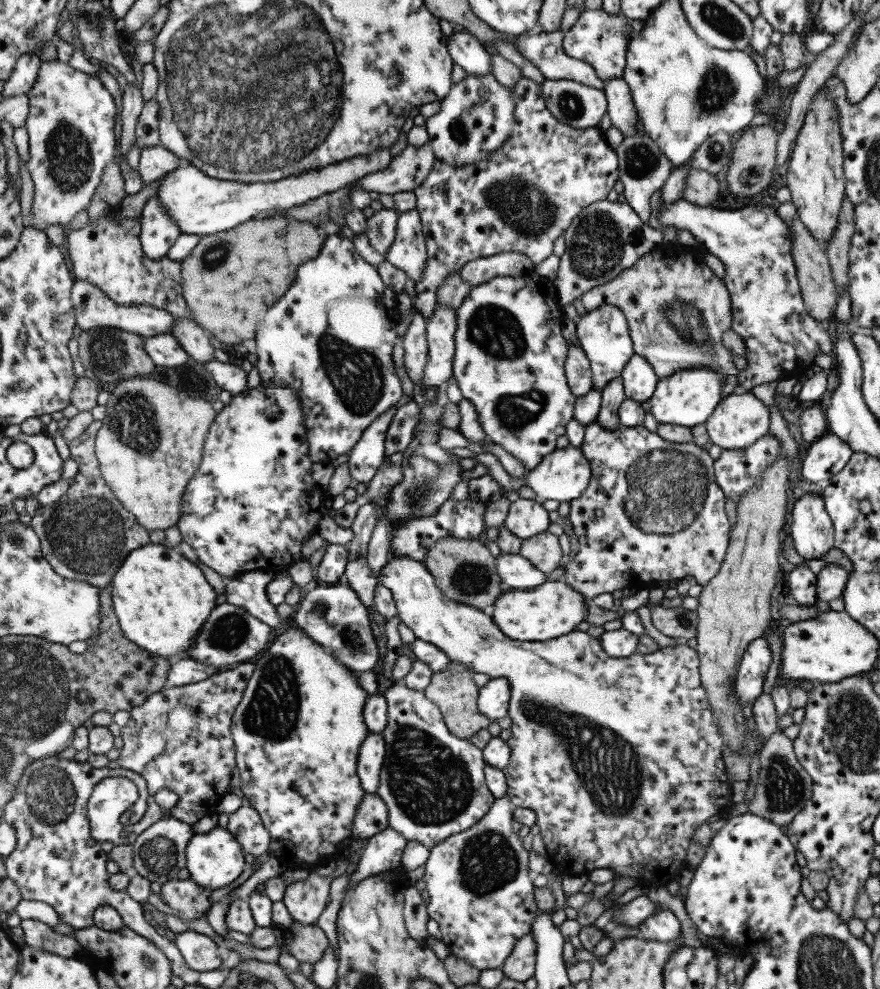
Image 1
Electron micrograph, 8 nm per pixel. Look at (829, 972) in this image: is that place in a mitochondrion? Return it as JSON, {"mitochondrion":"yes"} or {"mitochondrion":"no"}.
{"mitochondrion":"yes"}

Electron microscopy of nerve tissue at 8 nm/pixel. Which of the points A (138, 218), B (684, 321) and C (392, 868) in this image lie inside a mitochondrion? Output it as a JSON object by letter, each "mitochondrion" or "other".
{"A":"other","B":"mitochondrion","C":"other"}

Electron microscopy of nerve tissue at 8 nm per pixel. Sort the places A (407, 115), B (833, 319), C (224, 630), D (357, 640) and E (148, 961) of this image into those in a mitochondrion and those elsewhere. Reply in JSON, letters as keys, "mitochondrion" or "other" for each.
{"A":"other","B":"other","C":"mitochondrion","D":"mitochondrion","E":"mitochondrion"}

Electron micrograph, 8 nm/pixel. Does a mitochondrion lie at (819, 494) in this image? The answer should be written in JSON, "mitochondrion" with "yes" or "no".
{"mitochondrion":"no"}

